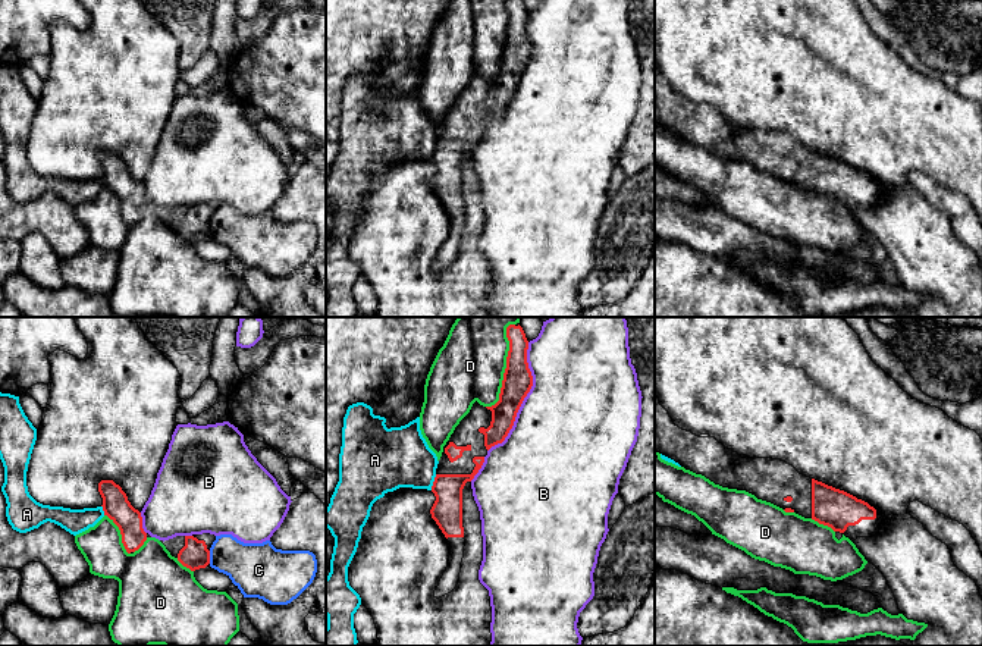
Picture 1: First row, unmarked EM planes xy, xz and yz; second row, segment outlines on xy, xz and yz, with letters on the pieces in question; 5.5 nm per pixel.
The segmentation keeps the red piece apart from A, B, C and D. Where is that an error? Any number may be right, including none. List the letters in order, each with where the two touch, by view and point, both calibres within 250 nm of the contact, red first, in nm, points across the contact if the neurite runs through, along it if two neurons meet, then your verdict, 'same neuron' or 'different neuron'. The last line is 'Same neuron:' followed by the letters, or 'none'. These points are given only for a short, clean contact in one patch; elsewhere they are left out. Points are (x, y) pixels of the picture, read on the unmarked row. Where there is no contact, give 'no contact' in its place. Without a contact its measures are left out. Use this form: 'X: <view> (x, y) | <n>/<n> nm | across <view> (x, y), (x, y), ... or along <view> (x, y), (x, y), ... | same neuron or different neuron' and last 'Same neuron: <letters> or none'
A: xz (433, 153) | 170/340 nm | along xz (436, 146), (430, 160) | different neuron
B: xz (523, 71) | 160/500 nm | different neuron
C: xy (209, 228) | 160/280 nm | along xy (209, 222), (210, 234) | different neuron
D: xz (505, 41) | 160/380 nm | different neuron
Same neuron: none

